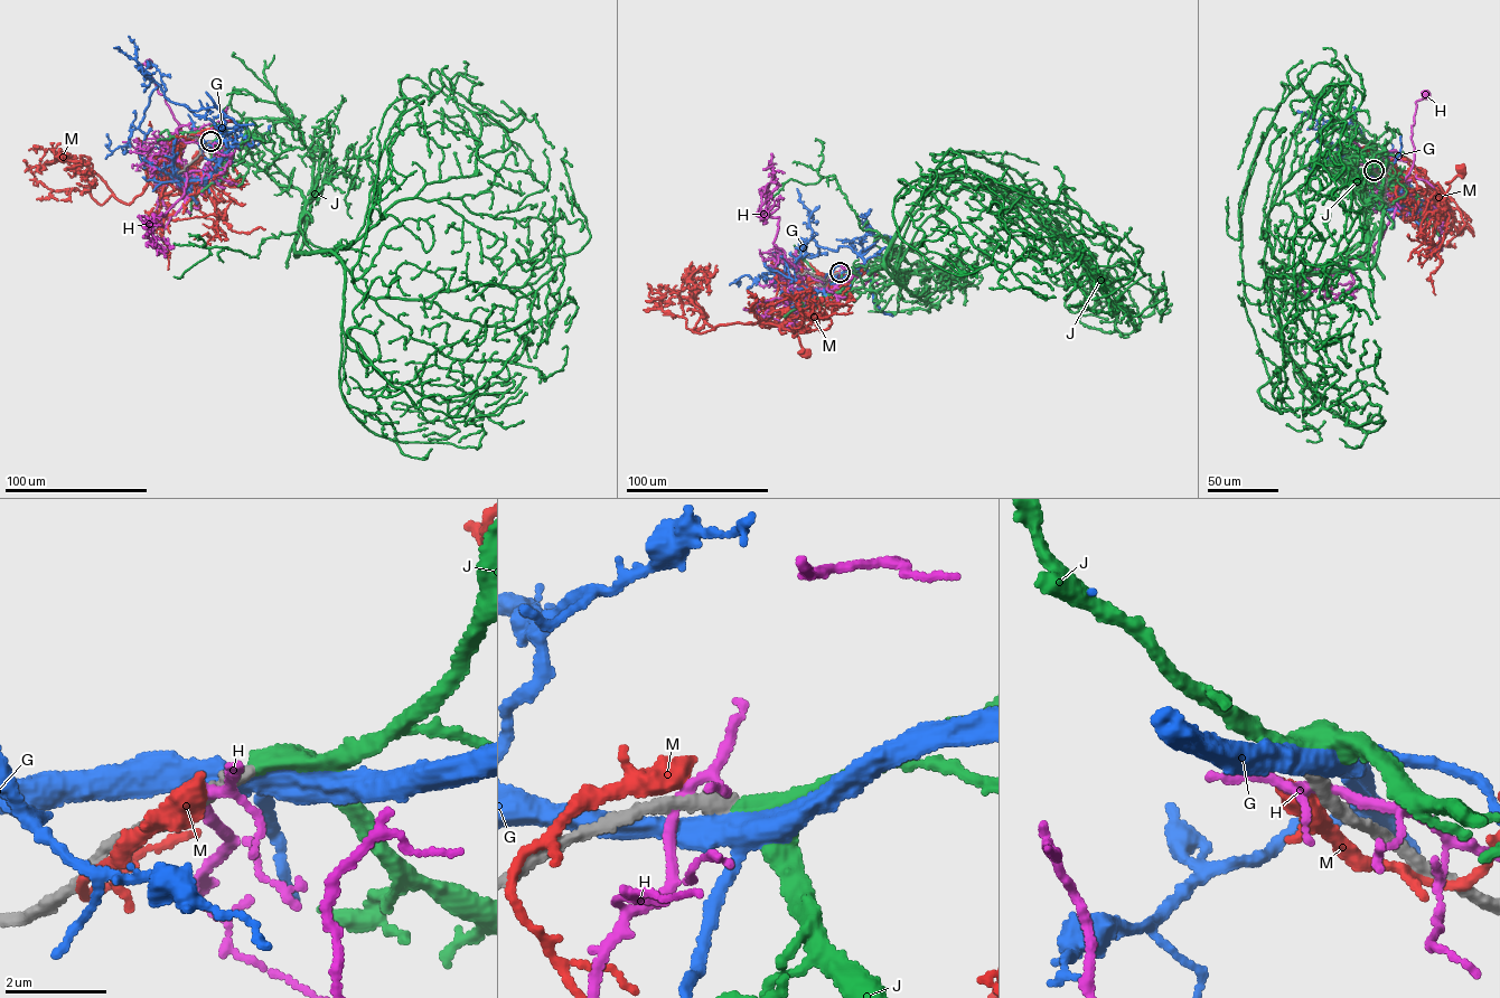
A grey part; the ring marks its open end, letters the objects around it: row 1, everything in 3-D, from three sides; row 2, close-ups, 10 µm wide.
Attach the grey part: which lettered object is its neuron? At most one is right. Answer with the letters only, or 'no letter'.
J

